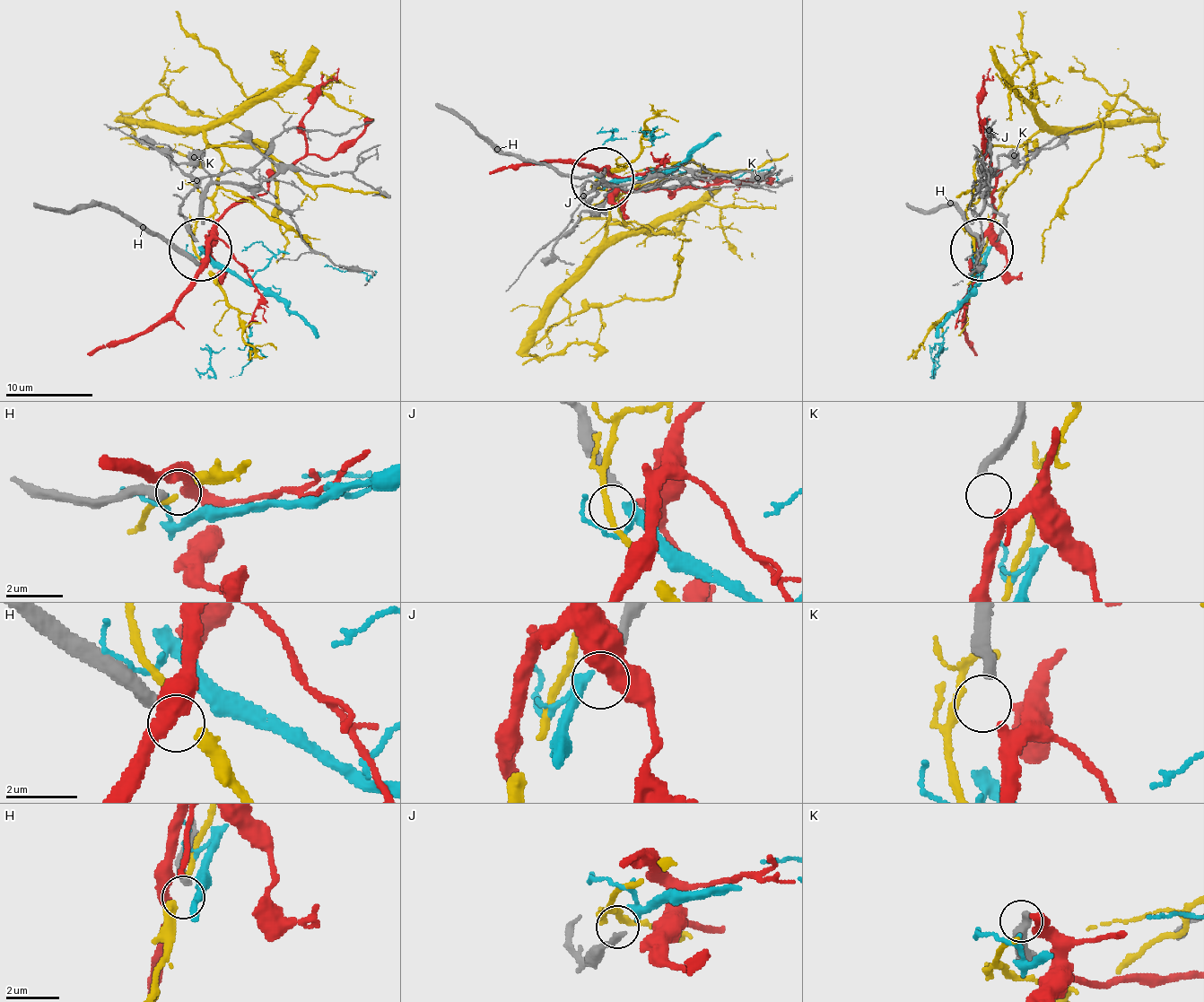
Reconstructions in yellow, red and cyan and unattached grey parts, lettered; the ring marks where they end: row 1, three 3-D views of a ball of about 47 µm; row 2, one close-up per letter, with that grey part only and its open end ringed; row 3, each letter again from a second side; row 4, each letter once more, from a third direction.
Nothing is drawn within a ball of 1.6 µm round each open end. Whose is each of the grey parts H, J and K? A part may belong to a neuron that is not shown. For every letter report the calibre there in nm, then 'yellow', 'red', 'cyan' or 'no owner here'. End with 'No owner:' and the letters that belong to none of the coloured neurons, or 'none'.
H: 400 nm | no owner here
J: 280 nm | cyan
K: 300 nm | red
No owner: H

